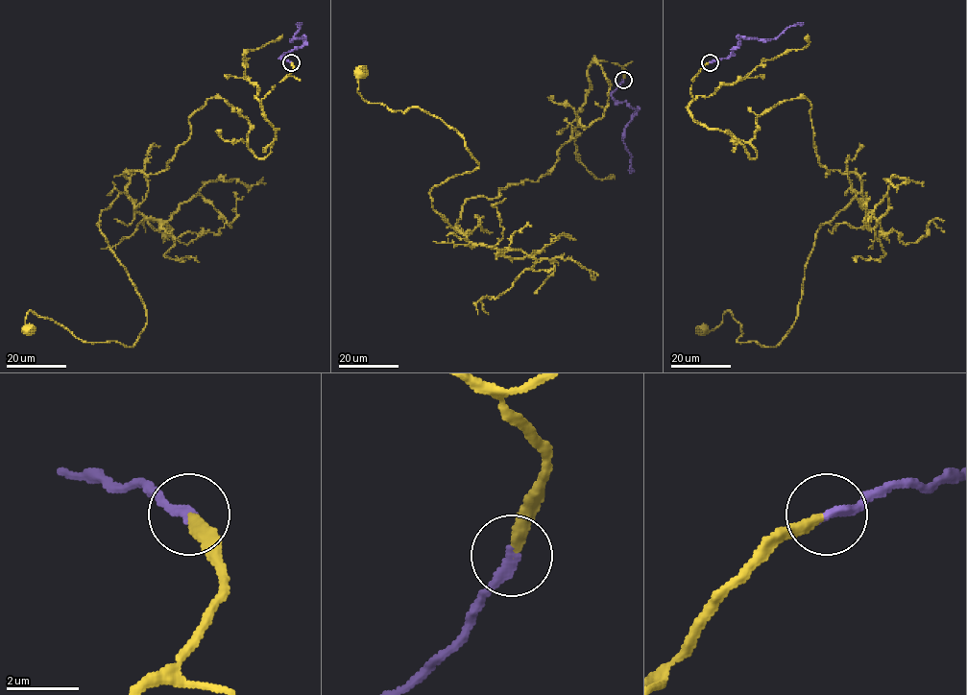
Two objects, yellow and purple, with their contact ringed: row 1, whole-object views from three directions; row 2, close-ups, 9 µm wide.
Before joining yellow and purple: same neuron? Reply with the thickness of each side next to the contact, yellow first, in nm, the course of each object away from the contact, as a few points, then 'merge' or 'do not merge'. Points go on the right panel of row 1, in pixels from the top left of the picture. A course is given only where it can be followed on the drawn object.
280 nm thick on the yellow side, 300 nm on the other; yellow runs (710, 62), (696, 122), (754, 159), (804, 97), (861, 191), (780, 342), (702, 329); purple runs (710, 62), (731, 55), (732, 50), (738, 47), (738, 35), (770, 40), (791, 25), (803, 23); merge

